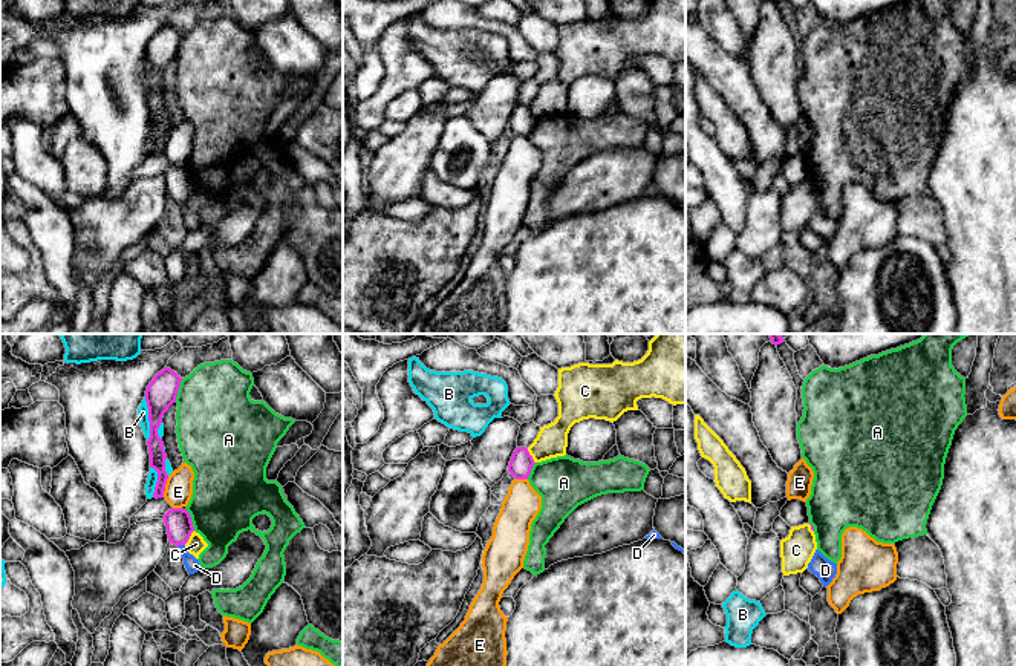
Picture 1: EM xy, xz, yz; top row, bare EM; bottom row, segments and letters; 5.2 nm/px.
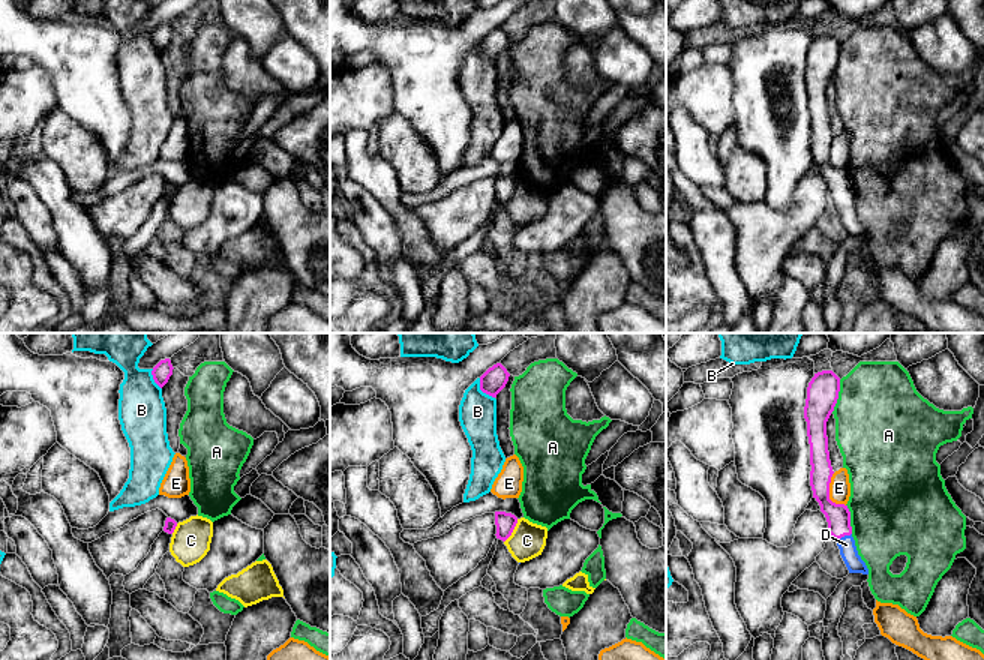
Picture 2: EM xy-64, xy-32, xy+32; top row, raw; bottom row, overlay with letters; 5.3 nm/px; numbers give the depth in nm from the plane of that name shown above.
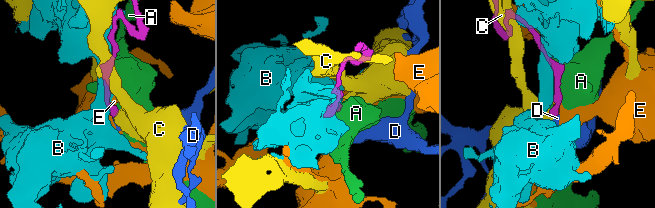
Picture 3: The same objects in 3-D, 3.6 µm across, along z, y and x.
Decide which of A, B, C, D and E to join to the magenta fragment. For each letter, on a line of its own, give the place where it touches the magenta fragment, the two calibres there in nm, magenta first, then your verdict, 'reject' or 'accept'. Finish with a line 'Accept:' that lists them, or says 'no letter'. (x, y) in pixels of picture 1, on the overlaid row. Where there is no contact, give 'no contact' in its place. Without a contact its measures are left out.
A: xy (178, 389) | 160/420 nm | reject
B: xy (149, 420) | 160/60 nm | reject
C: xy (188, 538) | 140/90 nm | reject
D: xy (181, 544) | 140/80 nm | accept
E: xy (164, 487) | 90/140 nm | reject
Accept: D

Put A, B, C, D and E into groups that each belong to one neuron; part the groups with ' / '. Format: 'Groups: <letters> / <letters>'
Groups: A / B / C / D / E

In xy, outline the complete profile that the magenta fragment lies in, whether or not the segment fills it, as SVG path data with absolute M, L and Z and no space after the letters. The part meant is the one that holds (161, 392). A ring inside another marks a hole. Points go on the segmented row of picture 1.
M164 367L155 375L145 390L145 401L148 407L148 421L150 421L150 438L147 441L150 453L150 467L158 472L158 482L155 487L153 498L164 498L165 484L168 475L165 472L165 450L162 438L158 435L158 429L162 423L164 413L176 401L177 390L182 378L171 371Z

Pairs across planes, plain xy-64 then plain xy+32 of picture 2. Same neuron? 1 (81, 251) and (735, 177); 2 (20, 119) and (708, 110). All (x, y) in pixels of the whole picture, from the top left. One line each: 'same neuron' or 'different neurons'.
1: different neurons
2: same neuron

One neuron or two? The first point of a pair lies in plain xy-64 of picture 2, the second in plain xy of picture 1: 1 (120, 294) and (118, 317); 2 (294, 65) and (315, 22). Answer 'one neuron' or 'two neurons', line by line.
1: one neuron
2: two neurons

